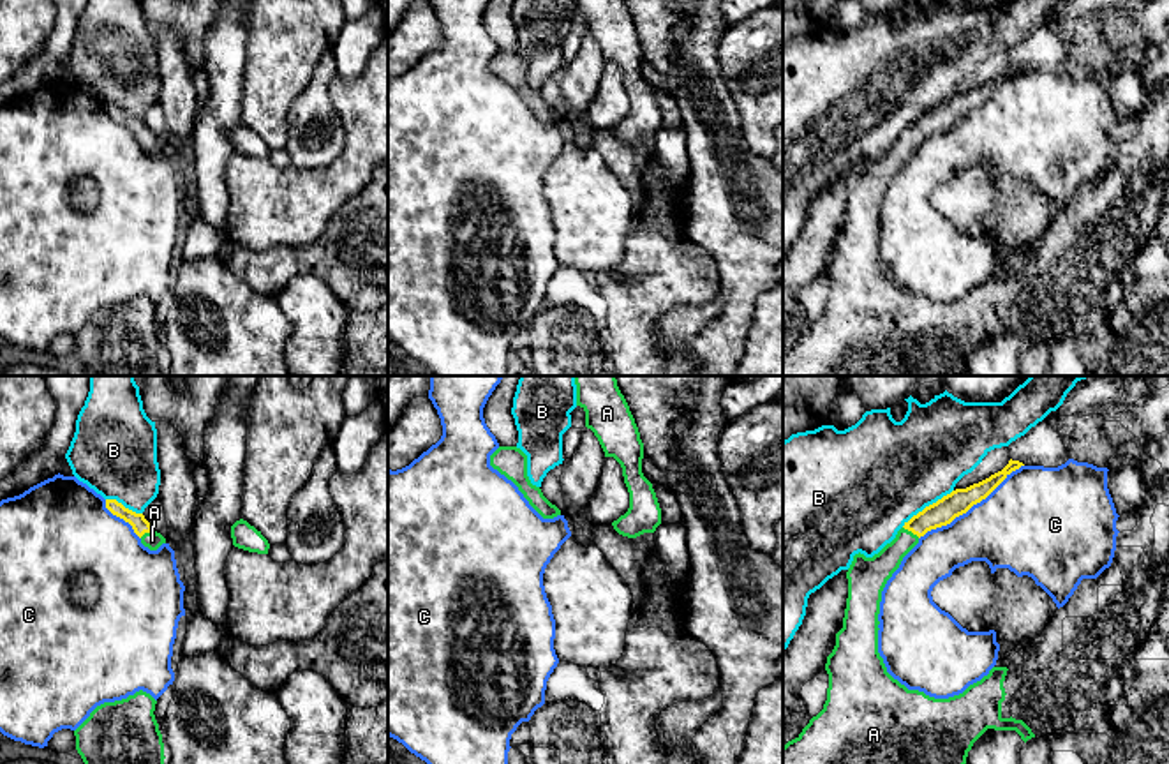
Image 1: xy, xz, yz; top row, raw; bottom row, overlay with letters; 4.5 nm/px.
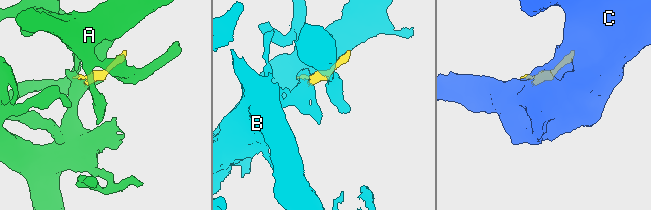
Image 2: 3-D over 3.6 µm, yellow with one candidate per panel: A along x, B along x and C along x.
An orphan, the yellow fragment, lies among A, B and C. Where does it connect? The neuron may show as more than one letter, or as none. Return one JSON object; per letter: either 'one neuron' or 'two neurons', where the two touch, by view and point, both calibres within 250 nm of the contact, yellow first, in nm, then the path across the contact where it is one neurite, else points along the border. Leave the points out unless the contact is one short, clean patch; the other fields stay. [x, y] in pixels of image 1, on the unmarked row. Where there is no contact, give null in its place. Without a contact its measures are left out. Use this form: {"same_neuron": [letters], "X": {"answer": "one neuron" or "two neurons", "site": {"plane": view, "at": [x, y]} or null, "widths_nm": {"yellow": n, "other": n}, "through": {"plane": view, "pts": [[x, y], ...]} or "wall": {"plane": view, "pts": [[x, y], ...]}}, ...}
{"same_neuron": ["A"], "A": {"answer": "one neuron", "site": {"plane": "yz", "at": [912, 136]}, "widths_nm": {"yellow": 120, "other": 140}, "through": {"plane": "yz", "pts": [[956, 108], [926, 124], [912, 136], [875, 177]]}}, "B": {"answer": "two neurons", "site": {"plane": "yz", "at": [926, 112]}, "widths_nm": {"yellow": 120, "other": 480}}, "C": {"answer": "two neurons", "site": {"plane": "yz", "at": [970, 112]}, "widths_nm": {"yellow": 120, "other": 400}}}

